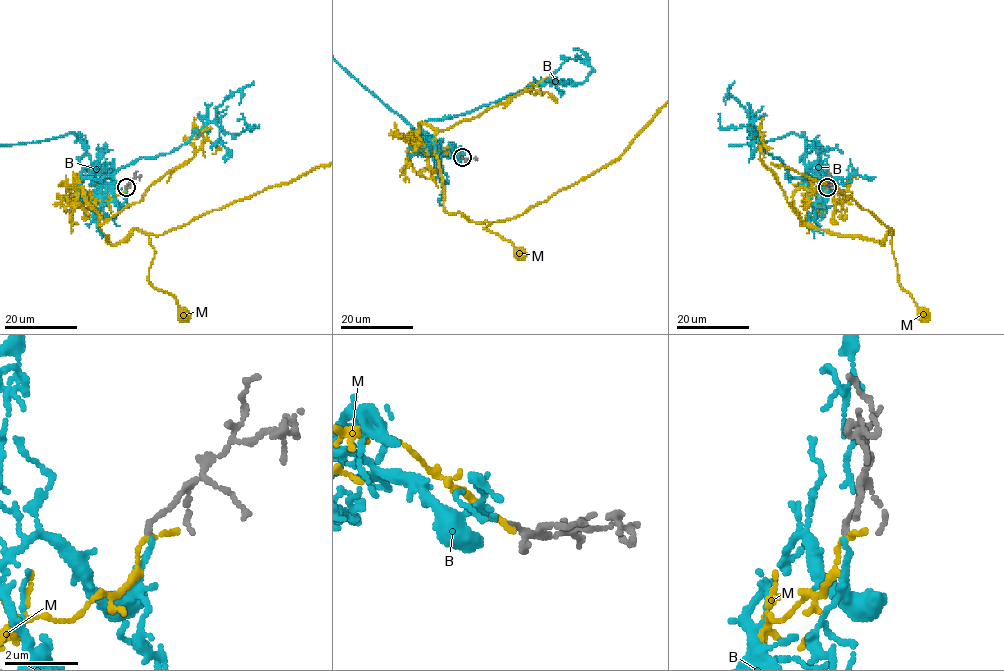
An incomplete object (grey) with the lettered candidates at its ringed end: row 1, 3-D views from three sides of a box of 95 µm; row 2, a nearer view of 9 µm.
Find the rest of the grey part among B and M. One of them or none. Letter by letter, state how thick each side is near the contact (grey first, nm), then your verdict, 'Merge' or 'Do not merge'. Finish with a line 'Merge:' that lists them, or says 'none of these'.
B: Thickness 150 nm (grey) against 150 nm. Merge
M: Thickness 150 nm (grey) against 140 nm. Do not merge
Merge: B

